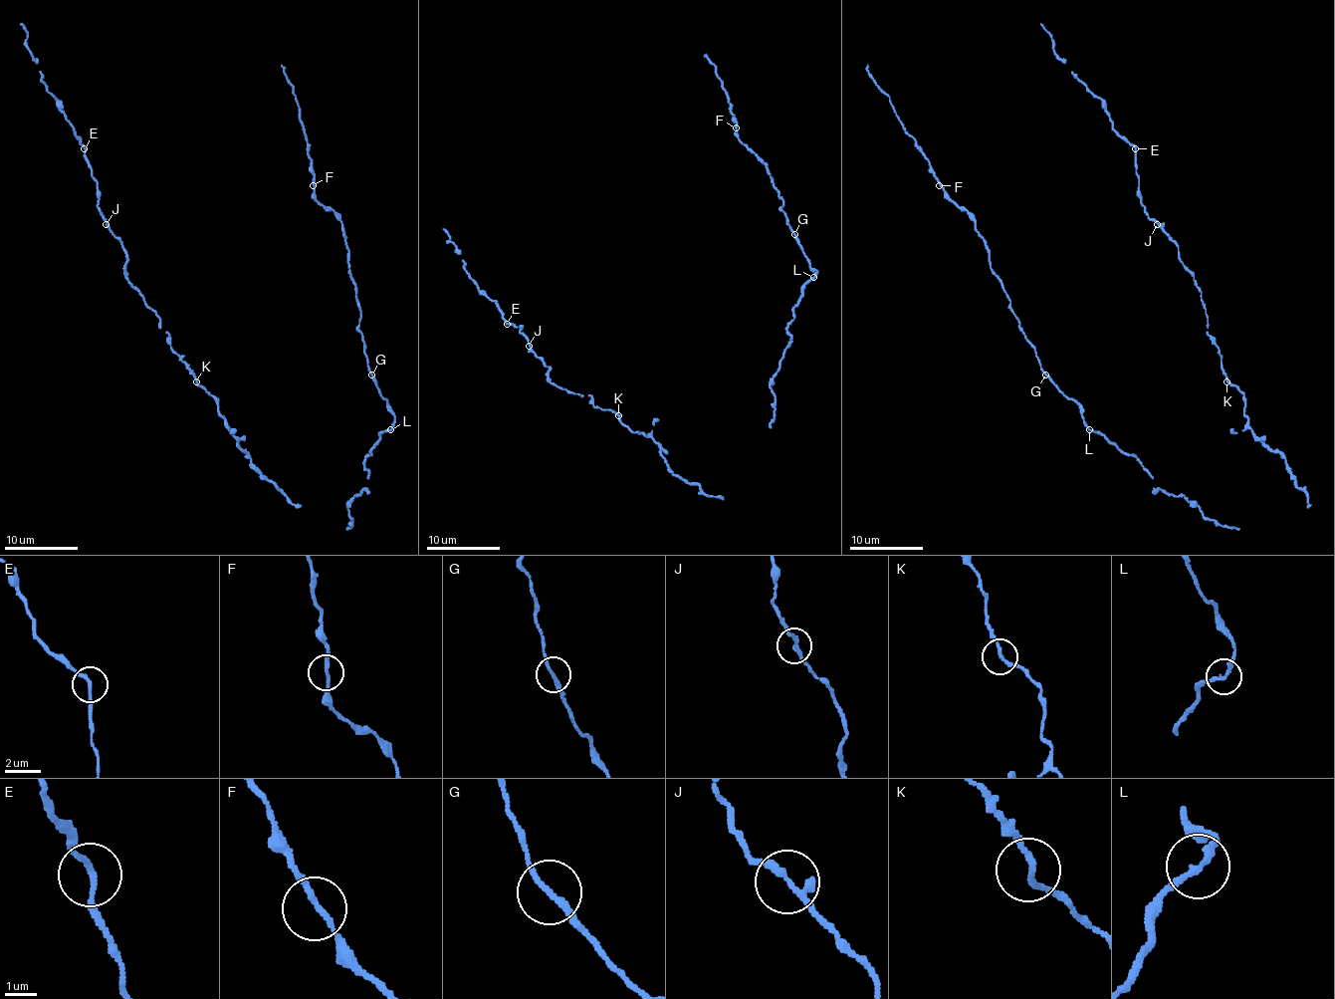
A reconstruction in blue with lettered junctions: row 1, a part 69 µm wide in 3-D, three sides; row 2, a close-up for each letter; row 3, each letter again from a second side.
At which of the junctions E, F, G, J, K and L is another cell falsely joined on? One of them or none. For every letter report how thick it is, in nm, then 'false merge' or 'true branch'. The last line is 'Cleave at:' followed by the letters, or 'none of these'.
E: 190 nm | true branch
F: 180 nm | true branch
G: 190 nm | true branch
J: 200 nm | true branch
K: 180 nm | true branch
L: 200 nm | true branch
Cleave at: none of these

